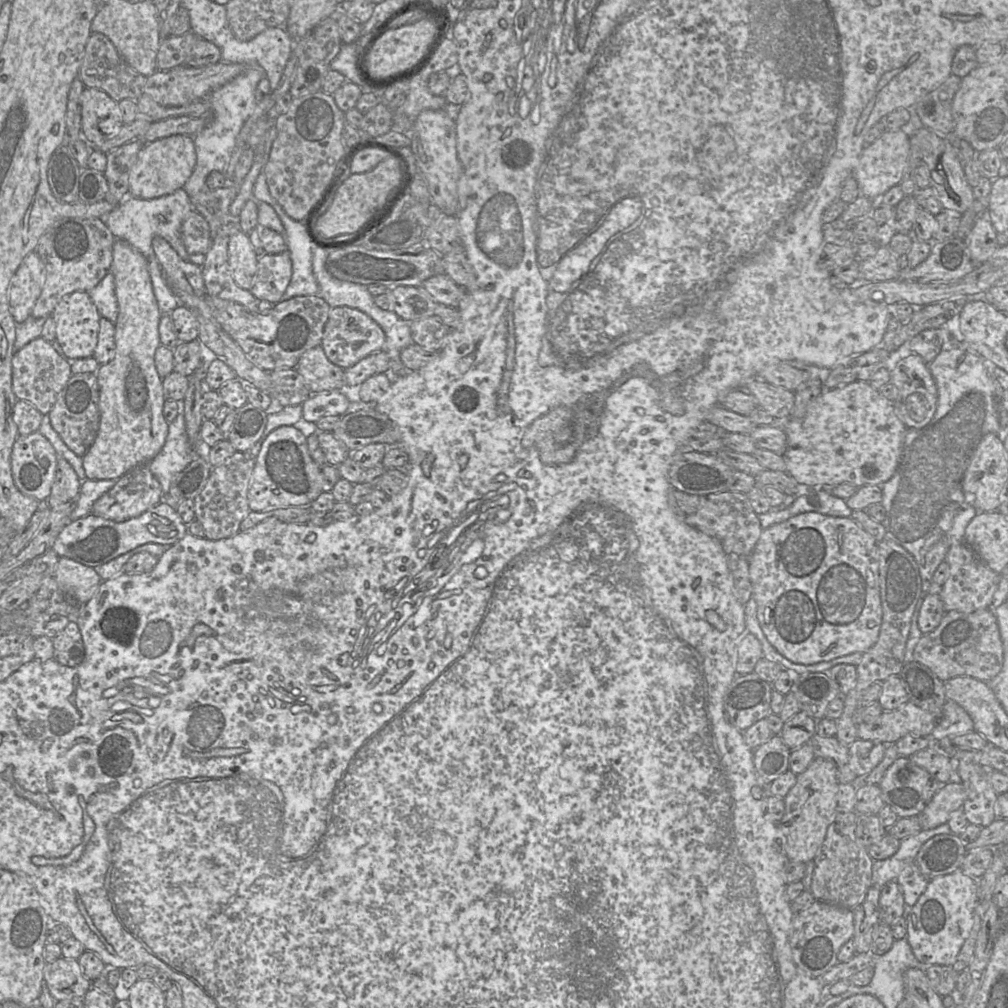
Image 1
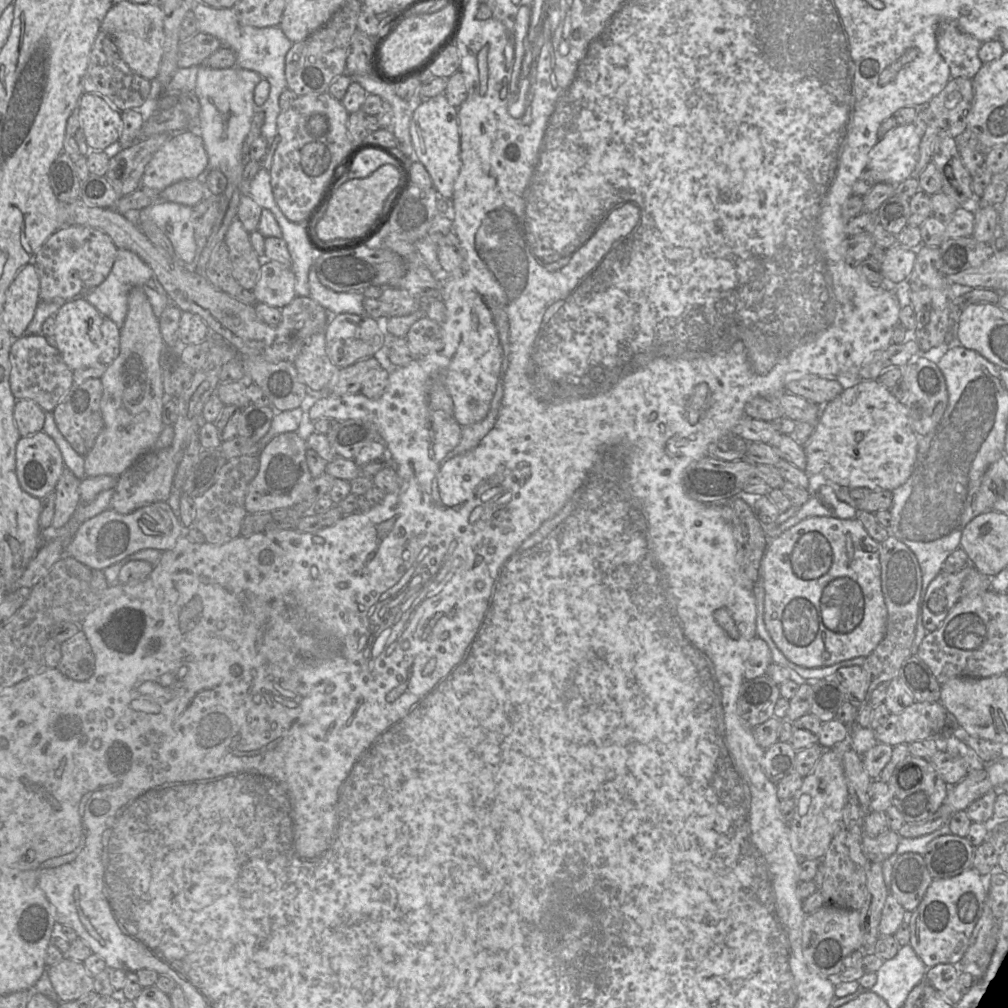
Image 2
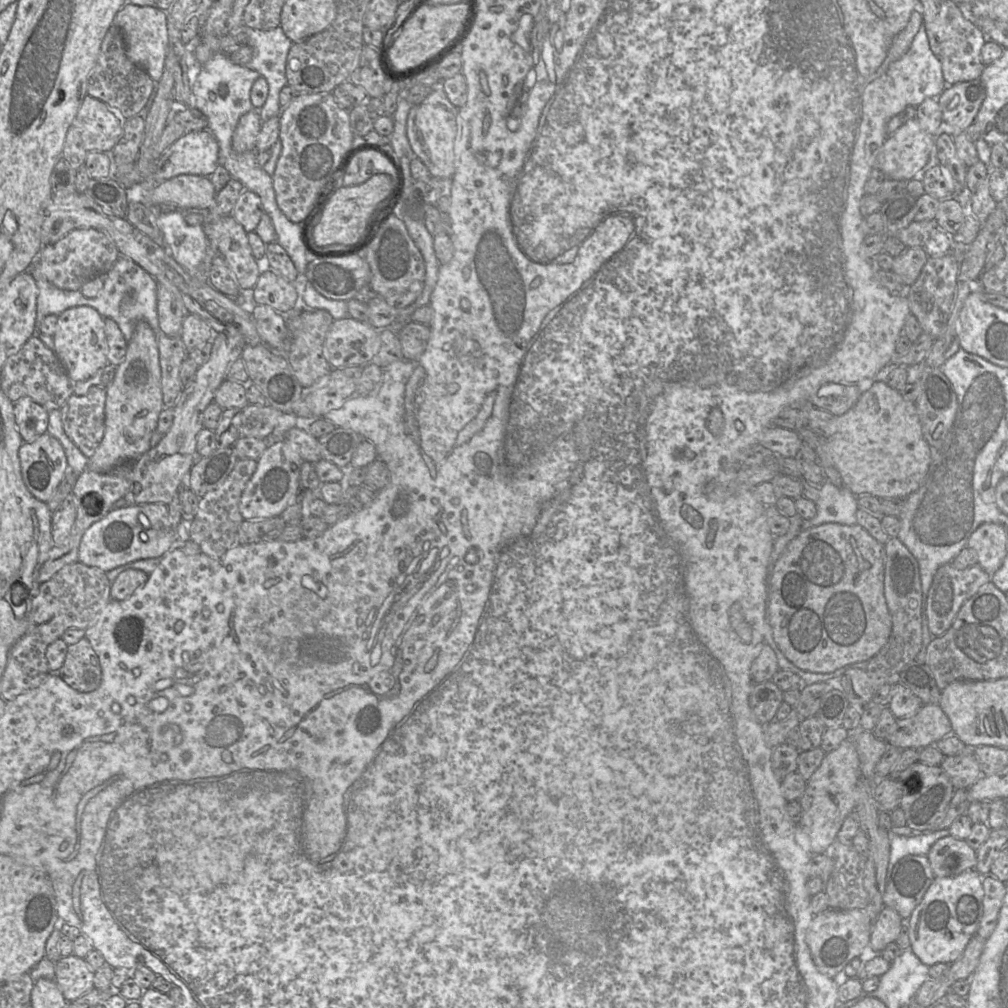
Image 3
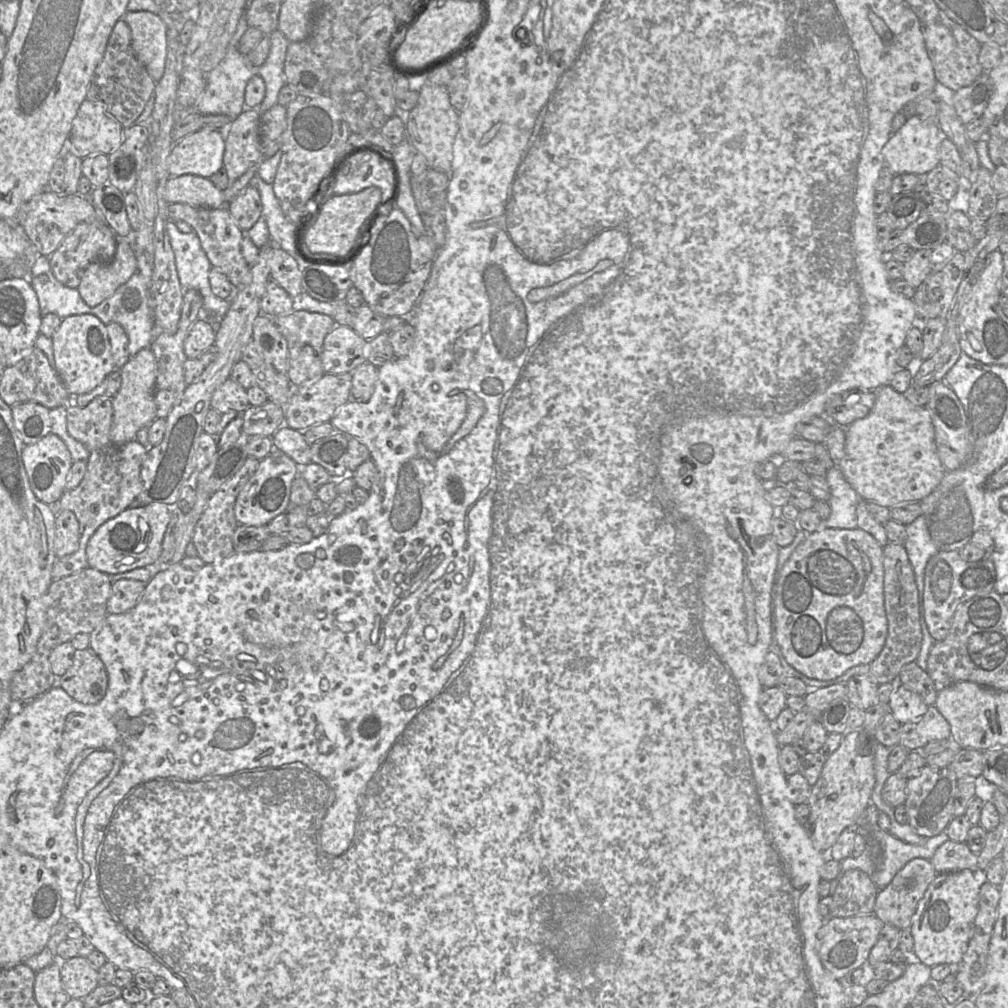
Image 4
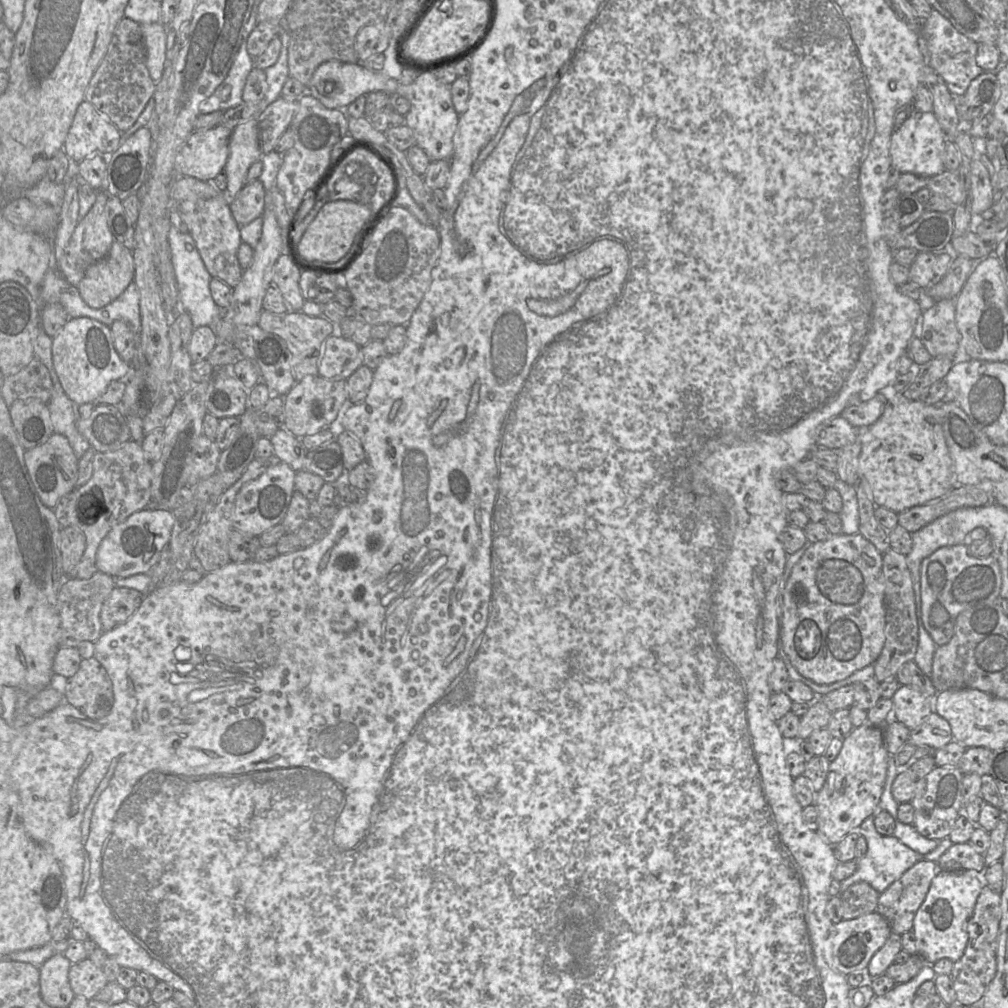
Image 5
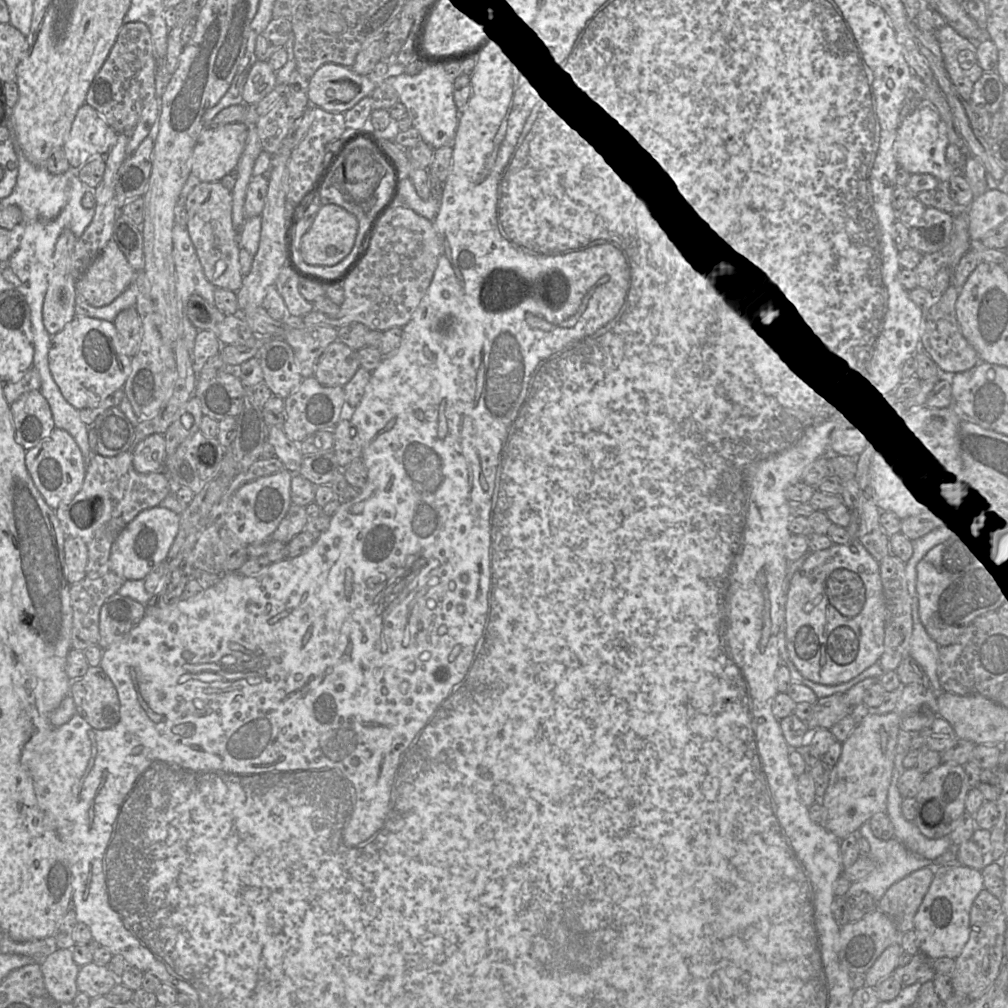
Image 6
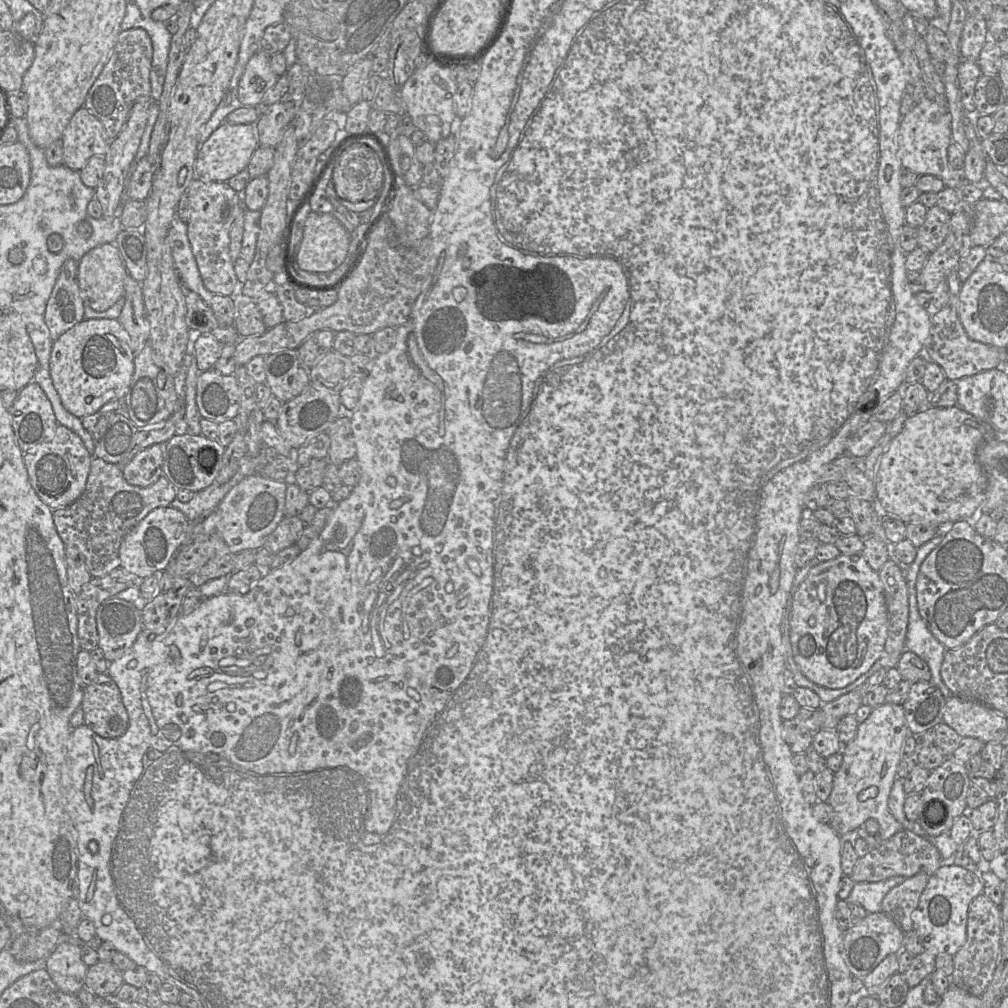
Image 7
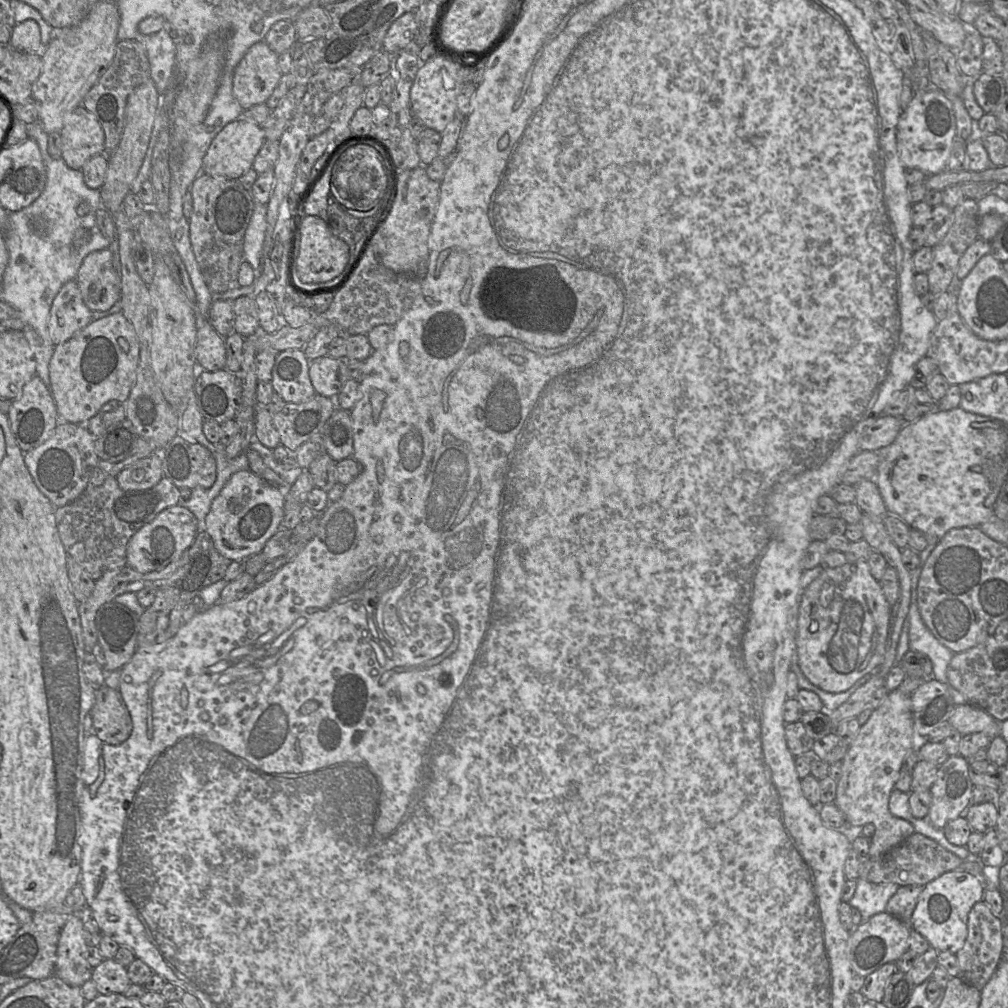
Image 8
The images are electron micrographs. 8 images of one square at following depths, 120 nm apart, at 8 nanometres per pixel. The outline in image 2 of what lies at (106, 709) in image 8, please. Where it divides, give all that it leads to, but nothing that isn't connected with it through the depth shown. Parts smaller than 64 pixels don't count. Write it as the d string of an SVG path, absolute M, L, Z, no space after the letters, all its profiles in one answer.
M82 630L61 643L61 651L61 660L56 668L62 675L77 682L86 681L93 675L95 656Z

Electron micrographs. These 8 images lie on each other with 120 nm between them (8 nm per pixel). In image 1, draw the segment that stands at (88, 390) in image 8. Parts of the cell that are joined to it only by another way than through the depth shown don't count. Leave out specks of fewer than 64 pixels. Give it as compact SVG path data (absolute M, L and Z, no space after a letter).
M75 291L54 308L56 340L68 360L92 357L98 342L100 314L89 293Z

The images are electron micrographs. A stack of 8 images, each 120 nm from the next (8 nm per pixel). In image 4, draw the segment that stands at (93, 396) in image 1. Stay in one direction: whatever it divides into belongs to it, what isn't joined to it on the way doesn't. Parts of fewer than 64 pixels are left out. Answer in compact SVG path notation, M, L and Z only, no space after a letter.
M99 396L86 407L67 405L67 430L90 452L111 445L112 398Z

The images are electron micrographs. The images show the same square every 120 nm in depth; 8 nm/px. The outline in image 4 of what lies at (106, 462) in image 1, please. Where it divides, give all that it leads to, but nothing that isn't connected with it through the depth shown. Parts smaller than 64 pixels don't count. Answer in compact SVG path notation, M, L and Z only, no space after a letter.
M150 347L140 350L129 358L120 369L122 377L121 386L112 398L113 420L110 430L111 444L124 444L135 440L137 432L149 425L157 418L155 403L155 389L157 366L155 356Z

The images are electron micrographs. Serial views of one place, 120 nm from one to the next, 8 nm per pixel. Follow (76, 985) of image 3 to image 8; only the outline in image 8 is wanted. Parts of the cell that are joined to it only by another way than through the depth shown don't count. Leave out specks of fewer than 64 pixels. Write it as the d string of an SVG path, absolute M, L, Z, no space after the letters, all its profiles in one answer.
M114 958L104 959L93 968L91 979L96 984L99 994L123 994L131 984L127 968Z

